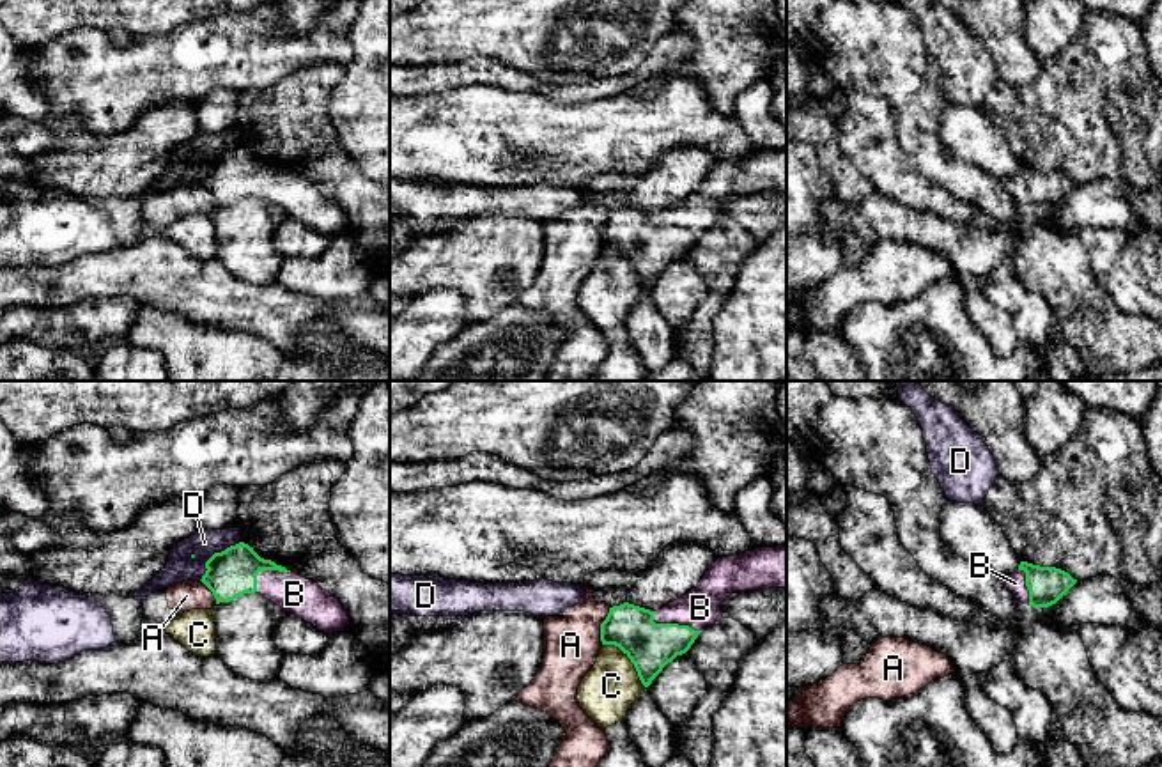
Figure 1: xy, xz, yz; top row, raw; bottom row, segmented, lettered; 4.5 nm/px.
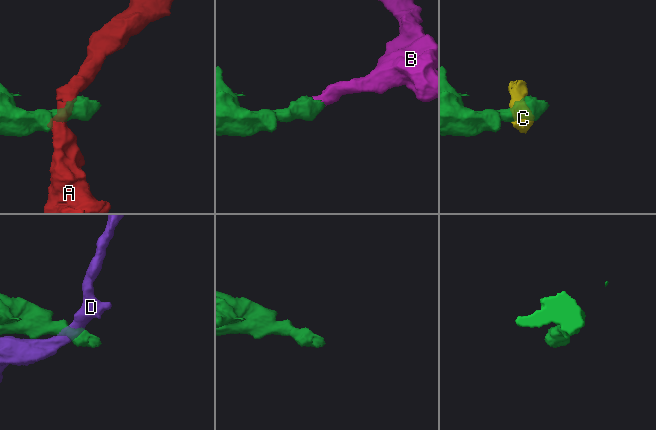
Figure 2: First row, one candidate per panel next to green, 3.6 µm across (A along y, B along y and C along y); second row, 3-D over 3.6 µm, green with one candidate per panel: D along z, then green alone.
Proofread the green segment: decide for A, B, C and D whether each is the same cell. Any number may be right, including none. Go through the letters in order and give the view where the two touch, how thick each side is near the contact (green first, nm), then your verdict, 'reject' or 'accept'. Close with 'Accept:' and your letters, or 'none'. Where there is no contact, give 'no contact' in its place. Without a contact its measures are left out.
A: xz | 220/260 nm | reject
B: xz | 220/180 nm | accept
C: xz | 220/240 nm | reject
D: xy | 220/130 nm | reject
Accept: B

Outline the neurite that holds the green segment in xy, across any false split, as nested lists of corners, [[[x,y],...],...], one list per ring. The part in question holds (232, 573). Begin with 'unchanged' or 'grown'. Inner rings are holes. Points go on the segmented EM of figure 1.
grown; [[[244,542],[214,553],[205,562],[205,569],[200,581],[213,592],[216,604],[257,592],[285,613],[296,615],[328,634],[351,624],[345,608],[329,592],[271,560],[260,558]]]

